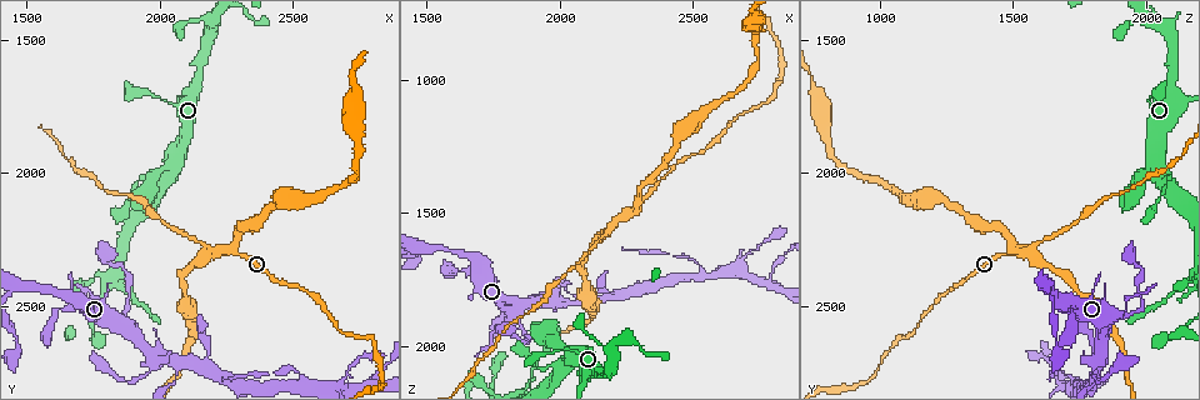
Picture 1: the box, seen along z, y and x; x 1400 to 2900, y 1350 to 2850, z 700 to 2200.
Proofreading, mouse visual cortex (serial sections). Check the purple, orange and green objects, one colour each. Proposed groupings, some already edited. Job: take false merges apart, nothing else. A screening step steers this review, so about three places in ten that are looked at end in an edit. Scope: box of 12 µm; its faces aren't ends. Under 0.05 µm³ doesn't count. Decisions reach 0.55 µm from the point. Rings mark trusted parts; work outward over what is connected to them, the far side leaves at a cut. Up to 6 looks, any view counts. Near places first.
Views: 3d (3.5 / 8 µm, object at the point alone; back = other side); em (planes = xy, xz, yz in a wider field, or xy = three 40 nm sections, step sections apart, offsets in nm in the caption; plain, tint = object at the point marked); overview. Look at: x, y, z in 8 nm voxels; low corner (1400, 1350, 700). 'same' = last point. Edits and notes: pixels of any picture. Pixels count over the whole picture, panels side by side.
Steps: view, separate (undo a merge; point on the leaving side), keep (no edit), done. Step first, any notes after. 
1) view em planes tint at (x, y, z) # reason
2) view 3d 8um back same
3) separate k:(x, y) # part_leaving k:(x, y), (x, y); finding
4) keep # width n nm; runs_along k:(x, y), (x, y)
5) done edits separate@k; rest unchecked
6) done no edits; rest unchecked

view 3d 3.5um at (1880, 2490, 1980) # thin neck

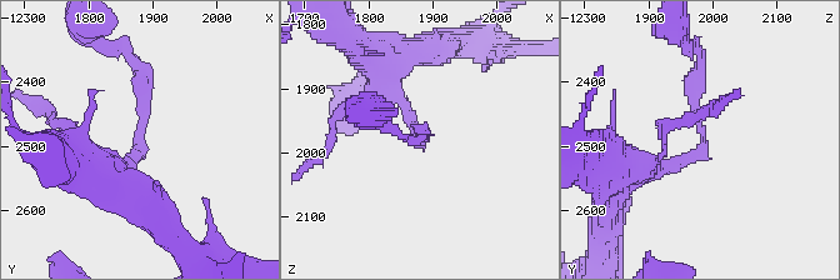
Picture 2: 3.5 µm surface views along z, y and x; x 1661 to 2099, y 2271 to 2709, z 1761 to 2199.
keep # arm_widths 200, 200 nm; runs_along 2:(650, 169), (701, 149), (701, 56); all the same cell

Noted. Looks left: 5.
view 3d 3.5um at (1980, 2690, 1820) # three arms meet

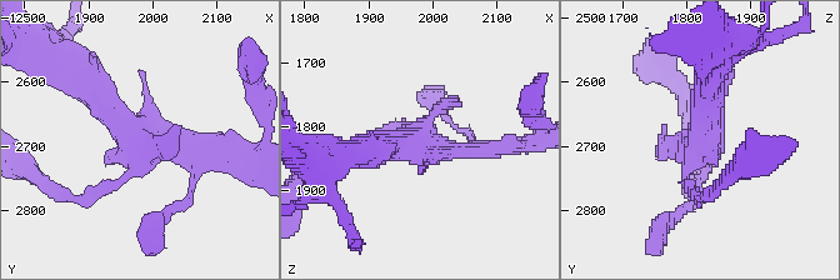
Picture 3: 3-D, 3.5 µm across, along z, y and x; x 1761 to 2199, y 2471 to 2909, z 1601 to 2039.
view em xy step 5 tint at (1990, 2690, 1830)

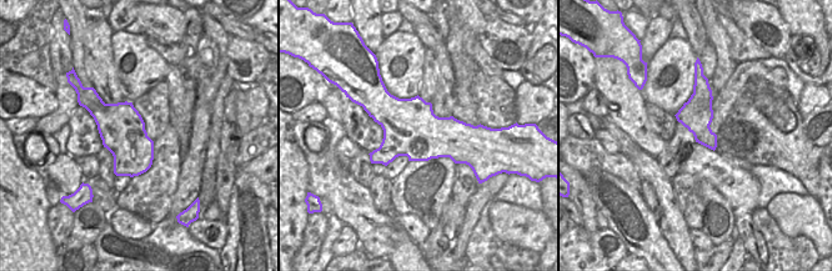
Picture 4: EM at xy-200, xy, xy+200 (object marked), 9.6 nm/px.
keep # runs_along 3:(81, 79), (150, 144), (228, 148); continuous, no second cell

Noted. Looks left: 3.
view 3d 3.5um at (1600, 2440, 1640) # a narrow waist

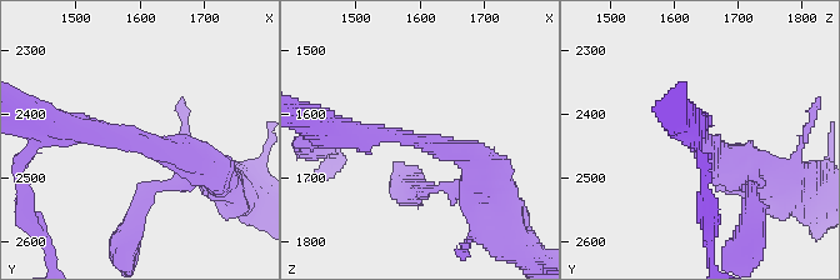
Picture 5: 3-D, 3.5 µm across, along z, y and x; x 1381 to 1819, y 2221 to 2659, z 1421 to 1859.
view em xy step 3 tint at (1585, 2440, 1645)

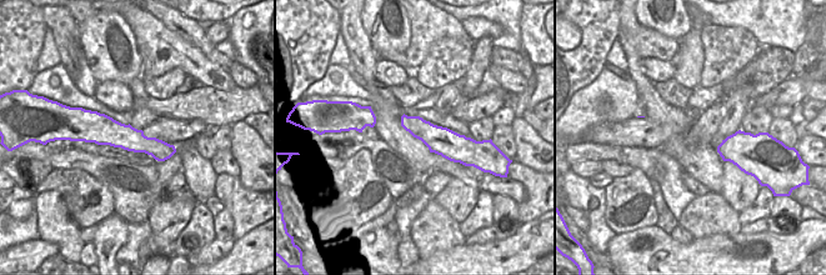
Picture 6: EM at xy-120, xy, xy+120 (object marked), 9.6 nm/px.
view em xy step 1 tint same # another direction

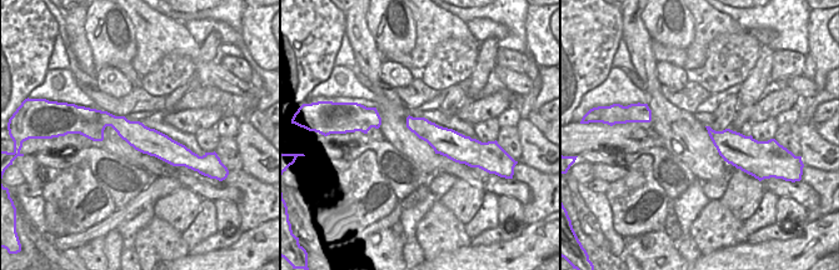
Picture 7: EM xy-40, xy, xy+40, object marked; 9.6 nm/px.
keep # runs_along 5:(485, 170), (428, 141), (328, 131); one cell here

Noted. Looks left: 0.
done no edits; rest unchecked

